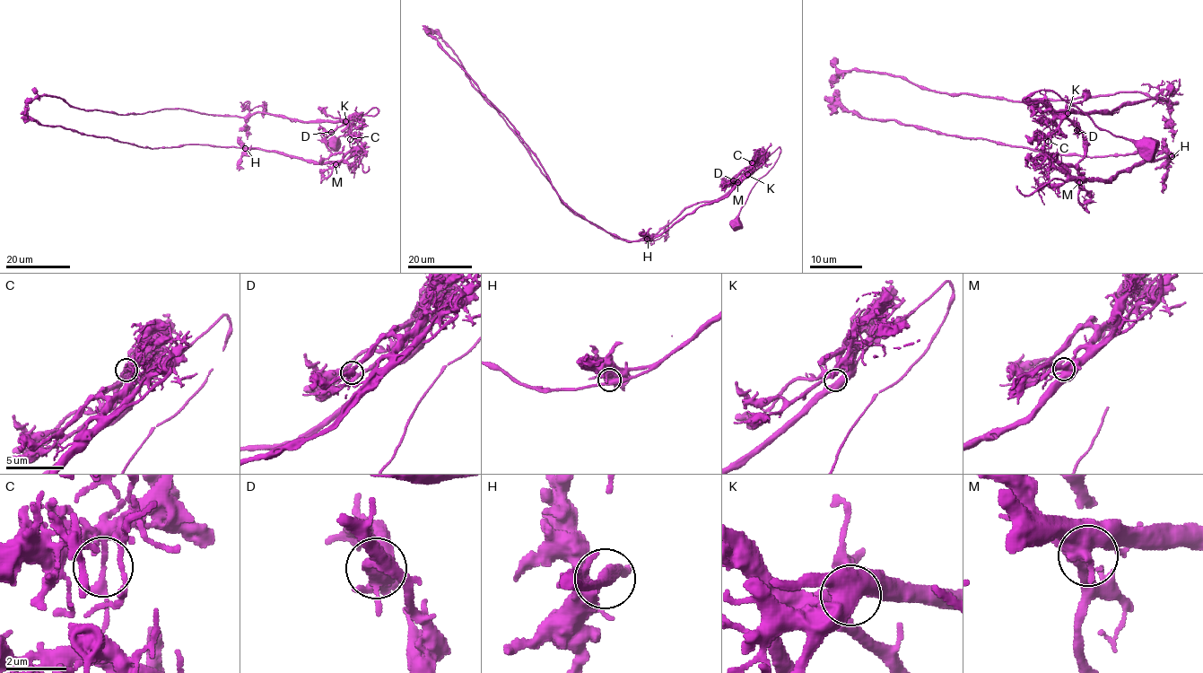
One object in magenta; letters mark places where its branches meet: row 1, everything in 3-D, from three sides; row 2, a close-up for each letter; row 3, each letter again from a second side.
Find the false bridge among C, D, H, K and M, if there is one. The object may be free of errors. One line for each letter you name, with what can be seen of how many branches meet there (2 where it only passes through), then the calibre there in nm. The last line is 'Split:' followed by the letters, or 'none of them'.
C: 2 branches meet; 180 nm thick
Split: C

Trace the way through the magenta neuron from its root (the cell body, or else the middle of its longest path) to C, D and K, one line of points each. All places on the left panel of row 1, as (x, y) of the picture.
C: (334, 144), (358, 117), (377, 108), (379, 110), (374, 116), (360, 116), (353, 123), (350, 139)
D: (334, 144), (358, 117), (370, 109), (379, 110), (374, 116), (360, 116), (331, 132)
K: (334, 144), (358, 117), (370, 109), (379, 110), (374, 116), (359, 116), (345, 121)

